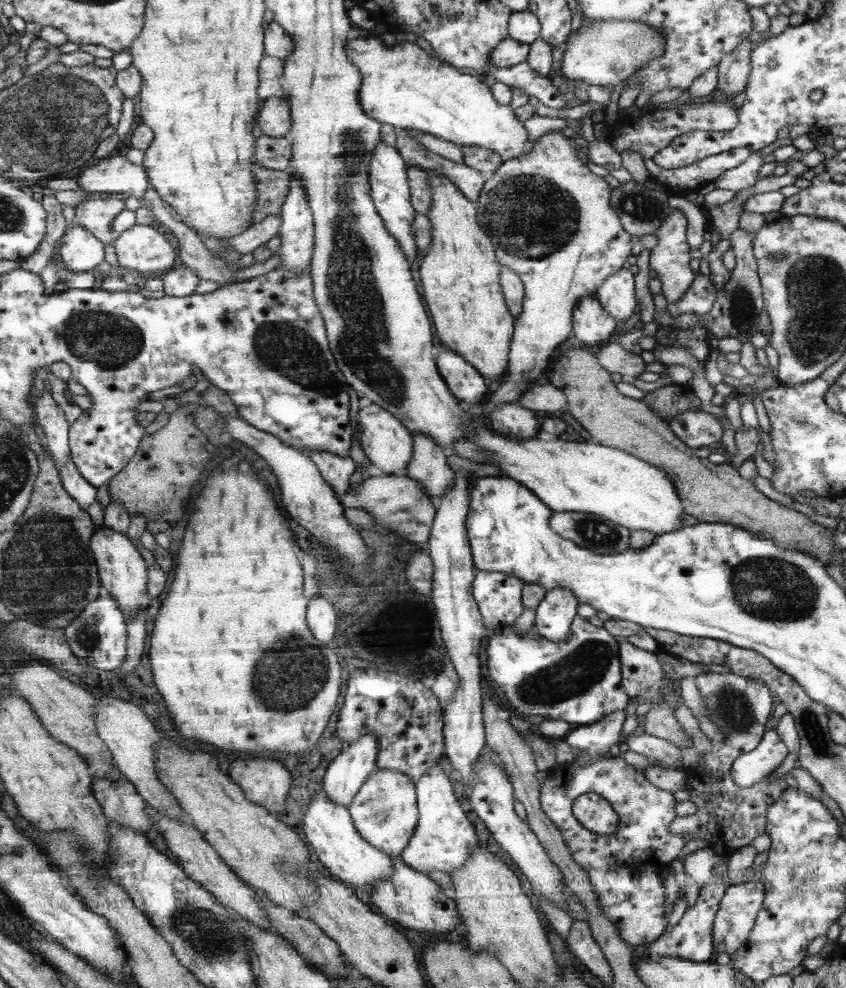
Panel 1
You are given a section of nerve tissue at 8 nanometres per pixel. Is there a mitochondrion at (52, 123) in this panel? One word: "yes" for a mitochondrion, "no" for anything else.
yes

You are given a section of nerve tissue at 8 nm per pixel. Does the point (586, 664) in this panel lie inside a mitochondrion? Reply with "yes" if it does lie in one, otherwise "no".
yes

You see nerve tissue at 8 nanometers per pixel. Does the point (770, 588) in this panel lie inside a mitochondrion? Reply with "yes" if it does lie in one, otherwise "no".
yes

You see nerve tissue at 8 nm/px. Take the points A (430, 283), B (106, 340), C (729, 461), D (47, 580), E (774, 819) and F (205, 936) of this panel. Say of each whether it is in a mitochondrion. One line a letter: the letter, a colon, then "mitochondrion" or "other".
A: other
B: mitochondrion
C: other
D: mitochondrion
E: other
F: mitochondrion

